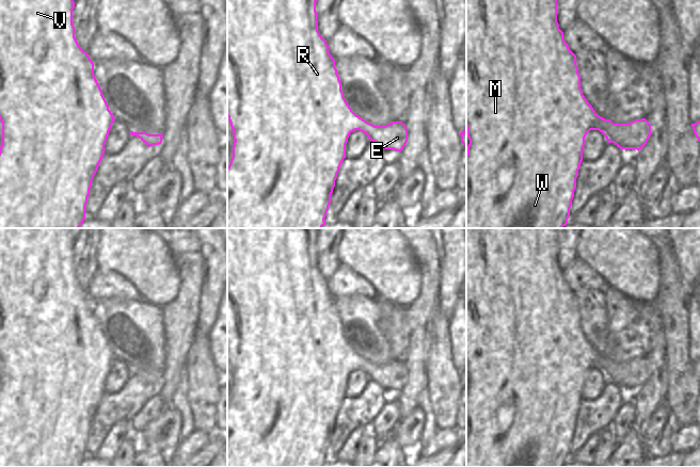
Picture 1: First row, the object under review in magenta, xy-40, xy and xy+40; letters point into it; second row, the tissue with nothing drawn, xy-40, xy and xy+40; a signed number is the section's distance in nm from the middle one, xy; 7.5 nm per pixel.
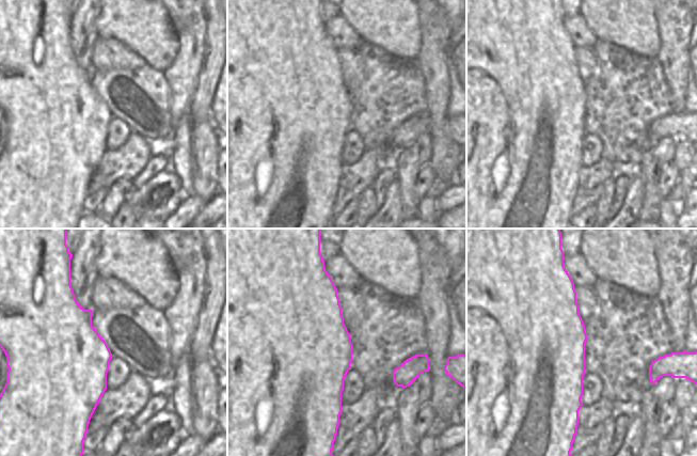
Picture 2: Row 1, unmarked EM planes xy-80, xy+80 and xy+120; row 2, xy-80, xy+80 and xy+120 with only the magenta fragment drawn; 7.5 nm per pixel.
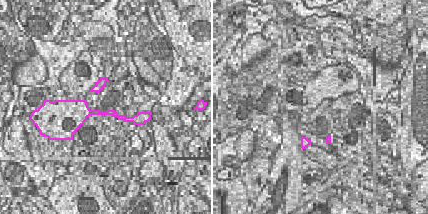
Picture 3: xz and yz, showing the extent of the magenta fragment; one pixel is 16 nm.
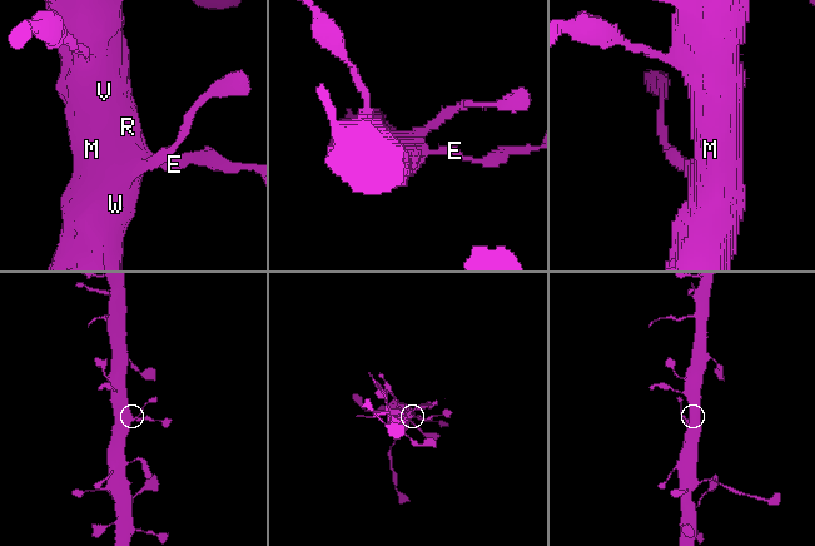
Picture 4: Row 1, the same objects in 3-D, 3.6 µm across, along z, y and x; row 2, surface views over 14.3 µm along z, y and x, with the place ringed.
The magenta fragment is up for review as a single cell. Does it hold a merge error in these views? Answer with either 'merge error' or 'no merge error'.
no merge error

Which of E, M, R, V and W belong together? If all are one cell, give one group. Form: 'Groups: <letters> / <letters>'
Groups: E M R V W

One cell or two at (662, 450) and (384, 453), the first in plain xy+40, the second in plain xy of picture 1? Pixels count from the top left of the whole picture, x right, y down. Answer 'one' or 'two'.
two

